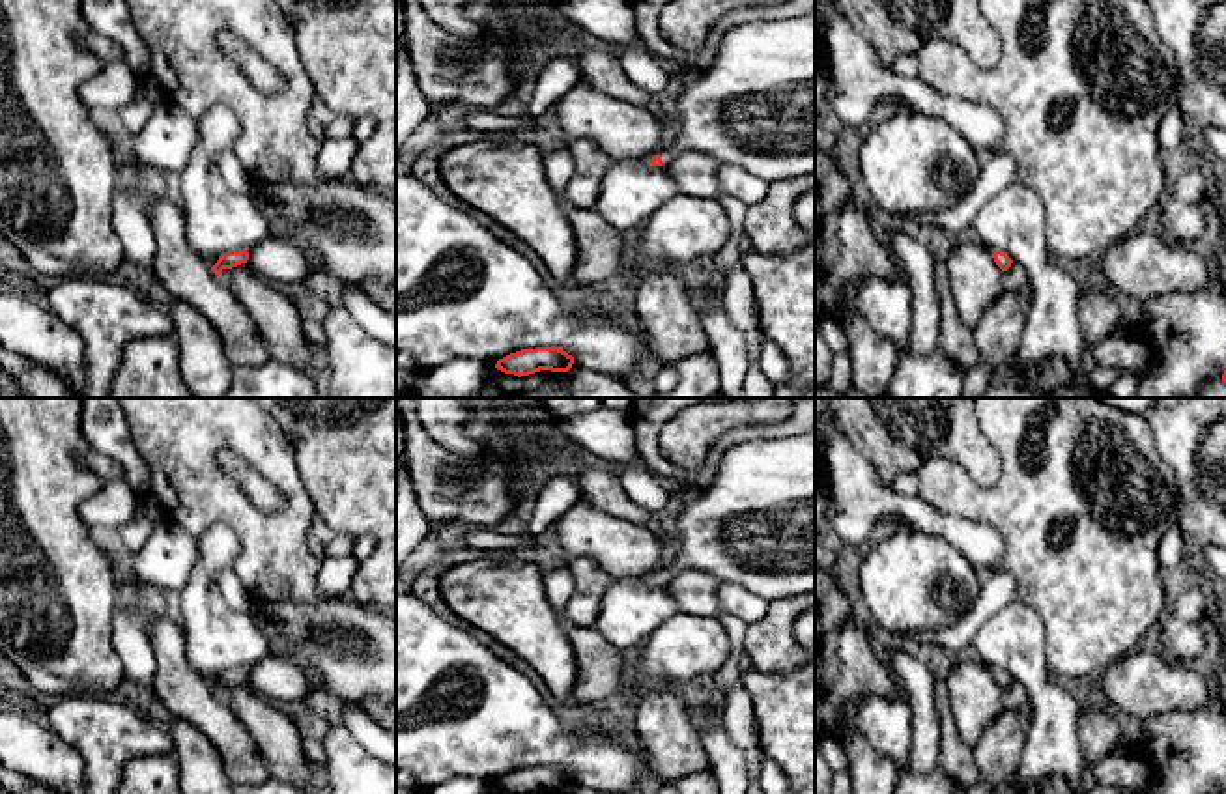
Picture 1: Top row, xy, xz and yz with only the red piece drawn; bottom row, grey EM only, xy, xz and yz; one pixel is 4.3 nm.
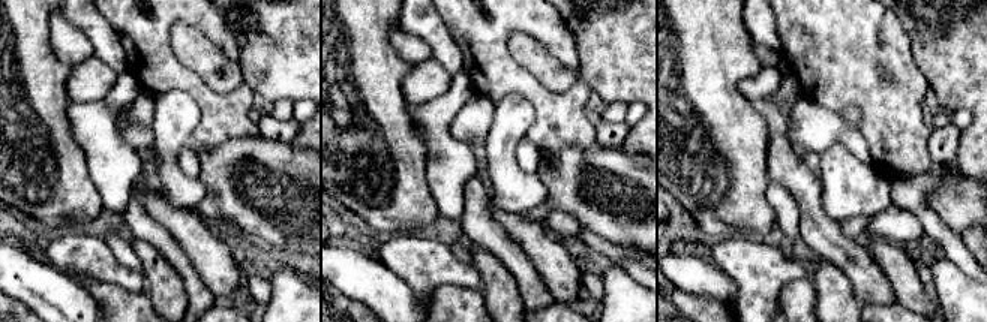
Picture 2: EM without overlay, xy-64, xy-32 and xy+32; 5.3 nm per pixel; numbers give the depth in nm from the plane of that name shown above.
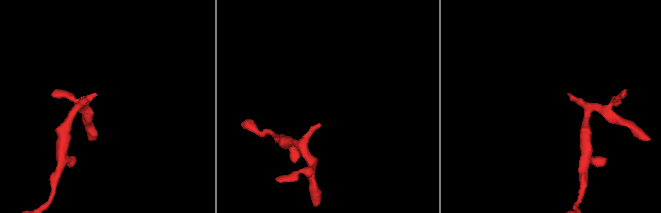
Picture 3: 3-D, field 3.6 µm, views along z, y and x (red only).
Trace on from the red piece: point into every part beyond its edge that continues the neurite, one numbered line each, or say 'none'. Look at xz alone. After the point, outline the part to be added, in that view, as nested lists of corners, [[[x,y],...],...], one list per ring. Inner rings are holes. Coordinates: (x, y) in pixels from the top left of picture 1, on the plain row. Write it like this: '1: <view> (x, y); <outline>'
1: xz (754, 525); [[[815,430],[751,439],[727,448],[714,480],[682,497],[677,527],[677,555],[665,559],[658,572],[665,583],[684,570],[697,570],[718,583],[742,585],[768,602],[815,590]]]

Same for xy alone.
none

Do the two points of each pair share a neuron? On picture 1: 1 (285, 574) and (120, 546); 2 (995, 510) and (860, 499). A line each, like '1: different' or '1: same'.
1: different
2: different

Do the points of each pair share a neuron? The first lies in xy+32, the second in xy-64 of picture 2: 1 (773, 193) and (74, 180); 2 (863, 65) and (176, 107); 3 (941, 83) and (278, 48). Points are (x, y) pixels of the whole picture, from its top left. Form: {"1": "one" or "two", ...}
{"1": "two", "2": "two", "3": "one"}

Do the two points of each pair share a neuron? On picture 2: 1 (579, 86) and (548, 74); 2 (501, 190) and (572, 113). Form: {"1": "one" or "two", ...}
{"1": "two", "2": "two"}

